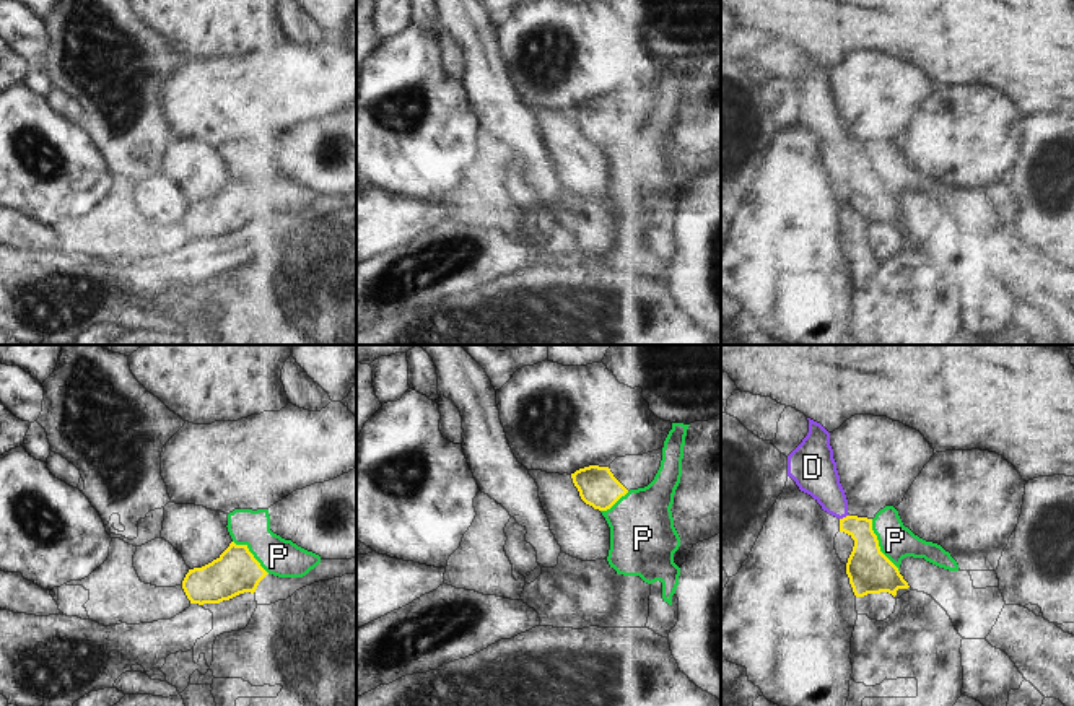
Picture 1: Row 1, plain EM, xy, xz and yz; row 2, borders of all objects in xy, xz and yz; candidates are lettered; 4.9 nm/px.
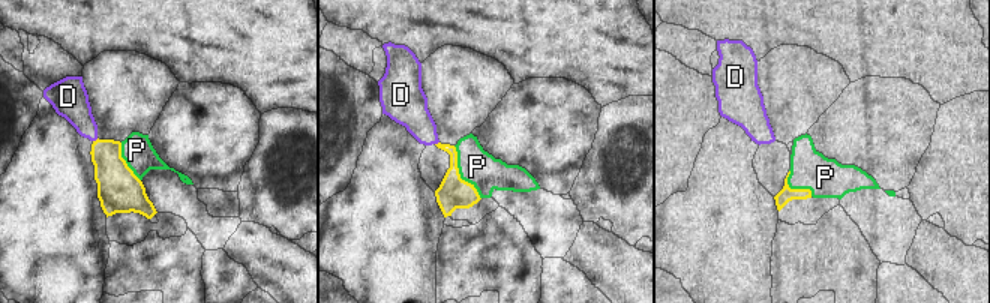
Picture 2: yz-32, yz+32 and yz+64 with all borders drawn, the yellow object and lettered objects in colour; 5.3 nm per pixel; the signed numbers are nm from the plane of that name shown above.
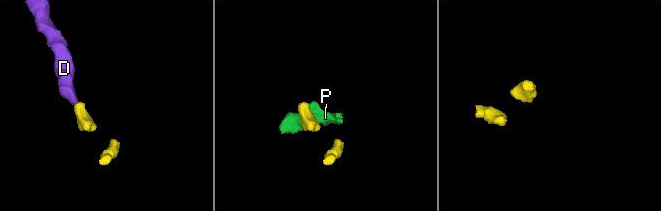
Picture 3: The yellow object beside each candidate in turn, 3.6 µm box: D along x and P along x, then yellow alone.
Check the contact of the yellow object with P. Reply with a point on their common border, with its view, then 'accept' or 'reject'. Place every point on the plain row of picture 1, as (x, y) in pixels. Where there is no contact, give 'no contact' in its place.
contact yz (877, 181); reject

